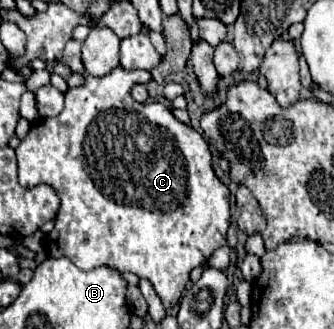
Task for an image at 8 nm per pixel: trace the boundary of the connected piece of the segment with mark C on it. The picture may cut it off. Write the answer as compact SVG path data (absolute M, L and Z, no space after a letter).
M71 38L67 44L65 44L65 50L63 50L63 58L59 60L61 64L65 64L67 68L71 68L71 72L77 72L85 78L85 82L79 86L79 88L71 88L65 92L65 108L59 116L55 118L41 118L39 124L35 122L29 130L29 134L25 136L25 140L17 146L17 166L19 166L19 184L21 186L37 186L41 182L53 186L61 198L61 208L59 208L59 214L55 218L55 230L53 230L53 236L55 236L55 250L49 250L51 256L65 256L69 258L75 266L79 266L81 270L93 270L97 266L109 266L109 268L115 268L119 272L133 272L137 274L139 278L147 278L159 300L163 302L165 308L171 308L177 304L177 300L181 298L181 292L189 280L189 274L195 266L199 266L205 258L209 258L209 254L219 248L219 246L225 246L225 234L227 234L227 228L229 228L229 188L217 178L215 170L213 170L213 164L211 164L211 150L209 150L209 144L205 142L205 138L195 132L193 128L189 128L187 124L179 122L171 110L167 110L163 104L139 104L131 98L131 88L137 84L137 82L149 82L151 80L151 74L147 70L125 70L123 66L117 66L113 68L109 74L105 74L103 78L97 78L97 76L91 76L87 70L85 70L85 64L83 64L83 58L81 58L81 48L83 48L83 42Z

